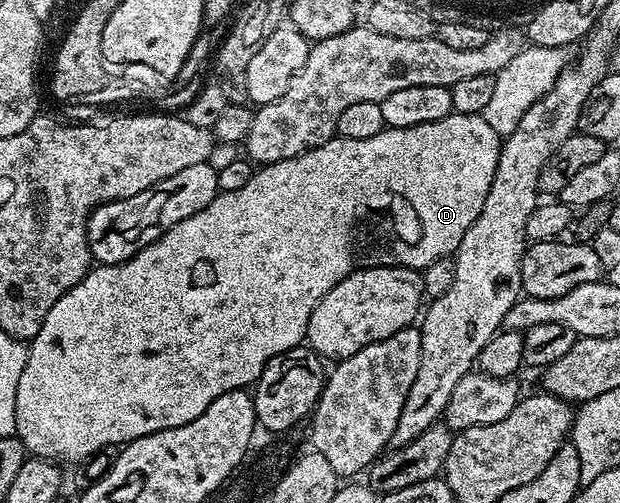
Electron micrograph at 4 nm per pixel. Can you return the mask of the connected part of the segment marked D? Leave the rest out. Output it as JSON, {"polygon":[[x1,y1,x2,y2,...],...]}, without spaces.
{"polygon":[[453,113,444,116,444,120,432,120,432,124,416,124,412,128,387,128,376,132,376,136,371,136,369,140,348,140,335,136,329,138,324,144,320,144,315,150,309,150,300,156,292,156,288,160,267,162,261,168,255,169,252,180,248,180,248,184,244,184,244,188,236,188,236,192,220,192,212,200,212,204,208,204,208,208,196,212,196,216,188,216,188,220,180,220,180,224,172,224,172,228,168,228,168,232,164,232,164,236,160,236,152,244,148,244,140,252,136,252,136,256,132,256,127,262,112,264,111,266,95,265,72,289,64,292,64,296,60,296,60,300,56,300,56,304,52,304,52,312,48,312,48,316,44,316,44,324,40,328,40,332,35,338,29,339,28,364,24,364,24,372,20,376,20,388,16,392,16,436,22,441,22,447,26,449,27,455,45,458,47,462,55,464,82,462,85,458,92,457,97,450,104,449,105,446,118,448,125,443,135,442,137,438,143,438,161,430,180,428,184,424,196,420,196,416,200,416,200,412,204,412,208,408,208,404,212,404,212,400,224,396,224,392,253,387,272,356,288,352,293,346,303,345,308,320,312,320,312,312,316,308,316,304,320,304,324,295,332,288,336,288,336,284,340,284,340,280,344,280,344,276,373,266,403,266,409,270,421,272,426,269,428,264,432,264,432,260,451,257,457,251,460,240,464,240,464,232,468,232,468,228,472,228,472,220,476,220,476,216,480,216,480,208,484,208,484,199,488,196,488,188,492,188,492,176,496,176,496,164,500,160,502,143,503,139,496,132,496,128,490,127,488,120,484,120,481,114]]}

